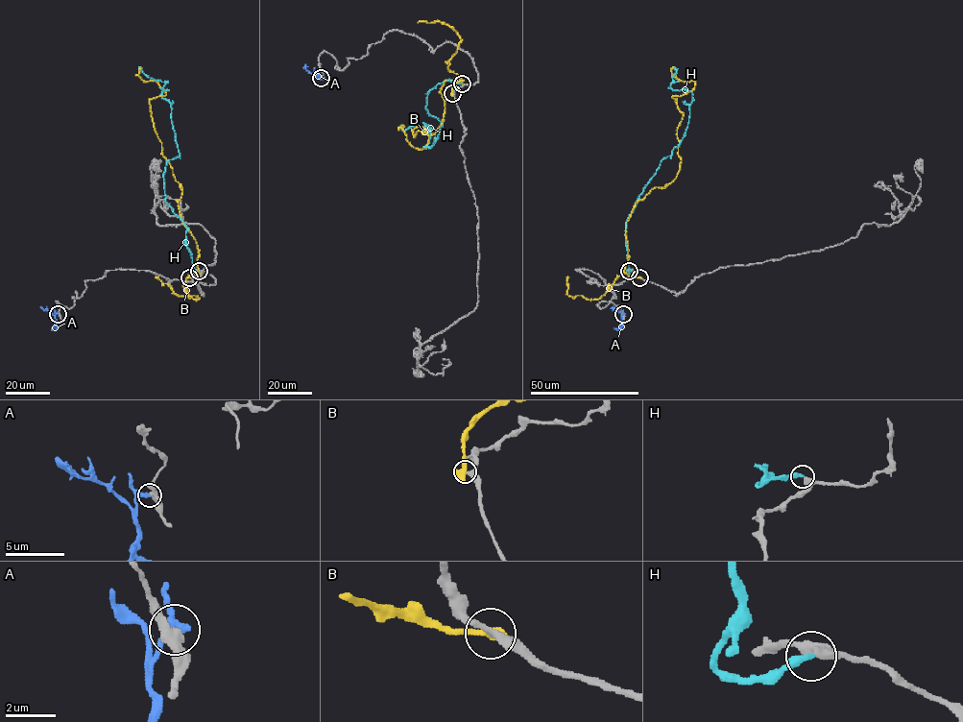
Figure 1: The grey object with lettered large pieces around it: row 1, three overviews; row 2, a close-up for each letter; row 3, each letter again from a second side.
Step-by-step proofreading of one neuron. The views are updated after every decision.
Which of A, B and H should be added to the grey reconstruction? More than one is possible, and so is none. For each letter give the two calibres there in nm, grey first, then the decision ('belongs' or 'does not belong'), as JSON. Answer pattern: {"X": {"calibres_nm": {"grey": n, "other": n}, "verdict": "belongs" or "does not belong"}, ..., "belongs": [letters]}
{"A": {"calibres_nm": {"grey": 400, "other": 400}, "verdict": "does not belong"}, "B": {"calibres_nm": {"grey": 280, "other": 550}, "verdict": "does not belong"}, "H": {"calibres_nm": {"grey": 280, "other": 340}, "verdict": "belongs"}, "belongs": ["H"]}

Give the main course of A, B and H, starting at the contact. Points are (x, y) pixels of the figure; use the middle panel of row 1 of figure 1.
A: (321, 78), (307, 70), (305, 64)
B: (452, 93), (461, 78), (441, 87), (434, 133), (412, 130), (425, 130), (424, 148), (403, 128)
H: (462, 83), (428, 91), (442, 126), (432, 145), (427, 125), (400, 128)

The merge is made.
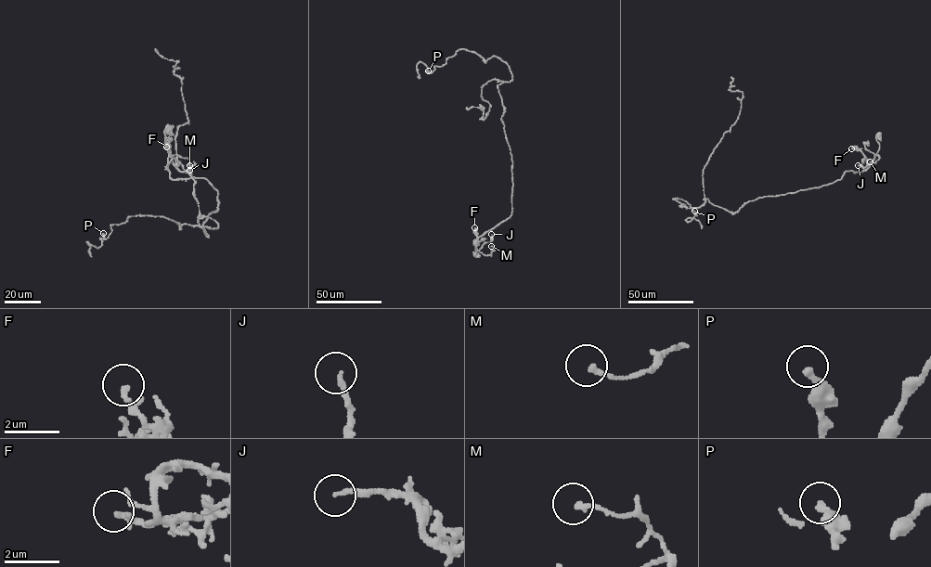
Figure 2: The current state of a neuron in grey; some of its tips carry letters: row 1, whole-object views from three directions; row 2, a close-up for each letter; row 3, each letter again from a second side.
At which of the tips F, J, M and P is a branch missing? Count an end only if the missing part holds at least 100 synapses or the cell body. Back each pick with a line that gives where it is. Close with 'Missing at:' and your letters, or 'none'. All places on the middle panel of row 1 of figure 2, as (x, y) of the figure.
Missing at: none

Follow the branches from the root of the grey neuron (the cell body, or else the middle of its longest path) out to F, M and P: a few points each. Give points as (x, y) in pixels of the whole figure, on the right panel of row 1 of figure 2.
F: (879, 135), (875, 137), (879, 149), (869, 166), (863, 154), (858, 148), (851, 148)
M: (879, 135), (875, 137), (879, 148), (874, 155), (879, 159), (875, 163), (870, 161)
P: (879, 135), (874, 159), (860, 172), (759, 197), (734, 212), (707, 199), (687, 208), (673, 199), (694, 211)

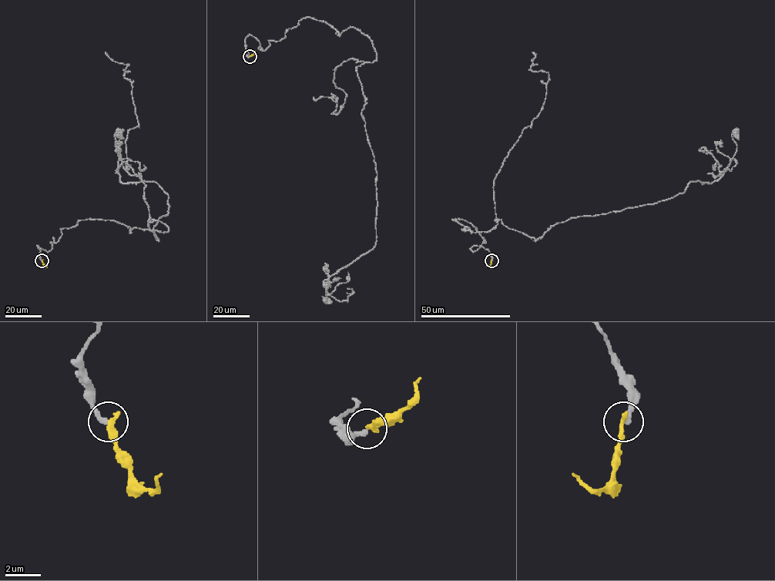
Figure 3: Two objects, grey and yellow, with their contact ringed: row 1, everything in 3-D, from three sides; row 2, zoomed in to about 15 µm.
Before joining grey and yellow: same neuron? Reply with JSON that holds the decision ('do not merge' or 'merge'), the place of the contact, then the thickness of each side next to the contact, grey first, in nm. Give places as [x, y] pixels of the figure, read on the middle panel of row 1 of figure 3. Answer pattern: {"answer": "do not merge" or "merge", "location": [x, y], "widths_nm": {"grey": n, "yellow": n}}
{"answer": "do not merge", "location": [249, 56], "widths_nm": {"grey": 280, "yellow": 340}}

